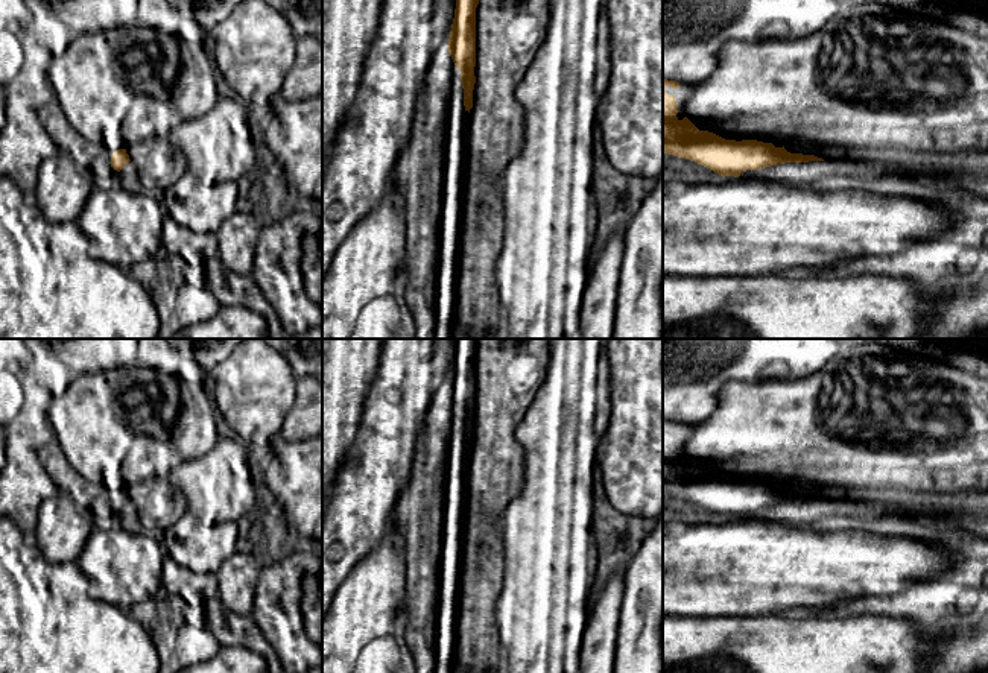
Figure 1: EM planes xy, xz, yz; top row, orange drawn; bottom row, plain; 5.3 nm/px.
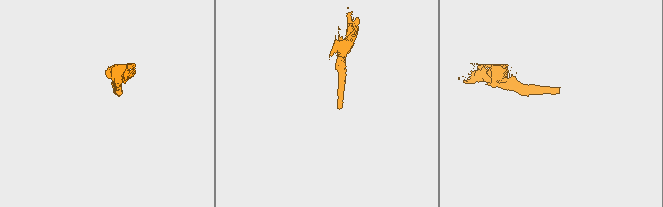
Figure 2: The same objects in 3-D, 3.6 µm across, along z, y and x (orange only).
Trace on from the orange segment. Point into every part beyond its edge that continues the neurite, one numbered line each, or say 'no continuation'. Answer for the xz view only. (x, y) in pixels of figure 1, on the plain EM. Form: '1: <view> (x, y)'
1: xz (409, 514)

